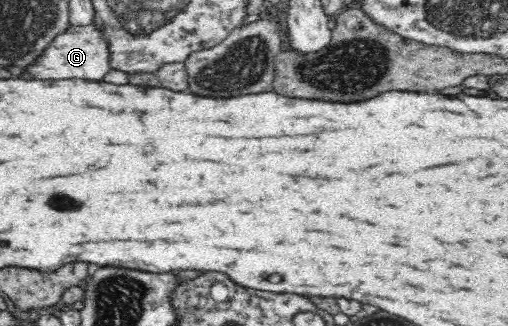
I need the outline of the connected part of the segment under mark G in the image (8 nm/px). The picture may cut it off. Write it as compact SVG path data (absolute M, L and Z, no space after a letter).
M98 22L74 25L52 40L52 44L38 61L40 65L36 65L36 69L30 69L30 73L36 79L102 79L110 71L110 57L109 40Z

